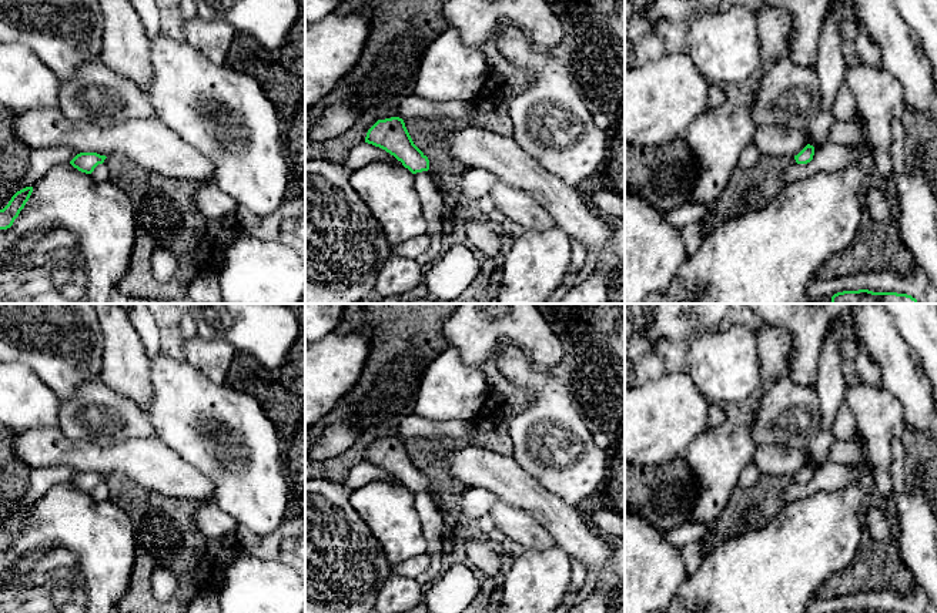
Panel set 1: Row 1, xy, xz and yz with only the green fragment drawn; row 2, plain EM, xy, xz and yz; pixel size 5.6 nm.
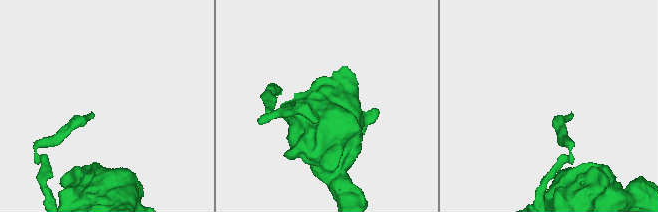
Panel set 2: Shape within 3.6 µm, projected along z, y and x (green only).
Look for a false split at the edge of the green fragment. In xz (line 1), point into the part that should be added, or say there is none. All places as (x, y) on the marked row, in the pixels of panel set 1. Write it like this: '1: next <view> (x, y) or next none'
1: next none

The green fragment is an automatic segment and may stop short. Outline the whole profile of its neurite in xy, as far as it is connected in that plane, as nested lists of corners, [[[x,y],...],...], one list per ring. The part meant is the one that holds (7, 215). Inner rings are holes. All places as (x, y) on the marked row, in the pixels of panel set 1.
[[[26,187],[17,191],[9,204],[0,210],[0,230],[7,230],[13,225],[14,220],[19,217],[20,211],[24,208],[33,192],[33,187]]]

